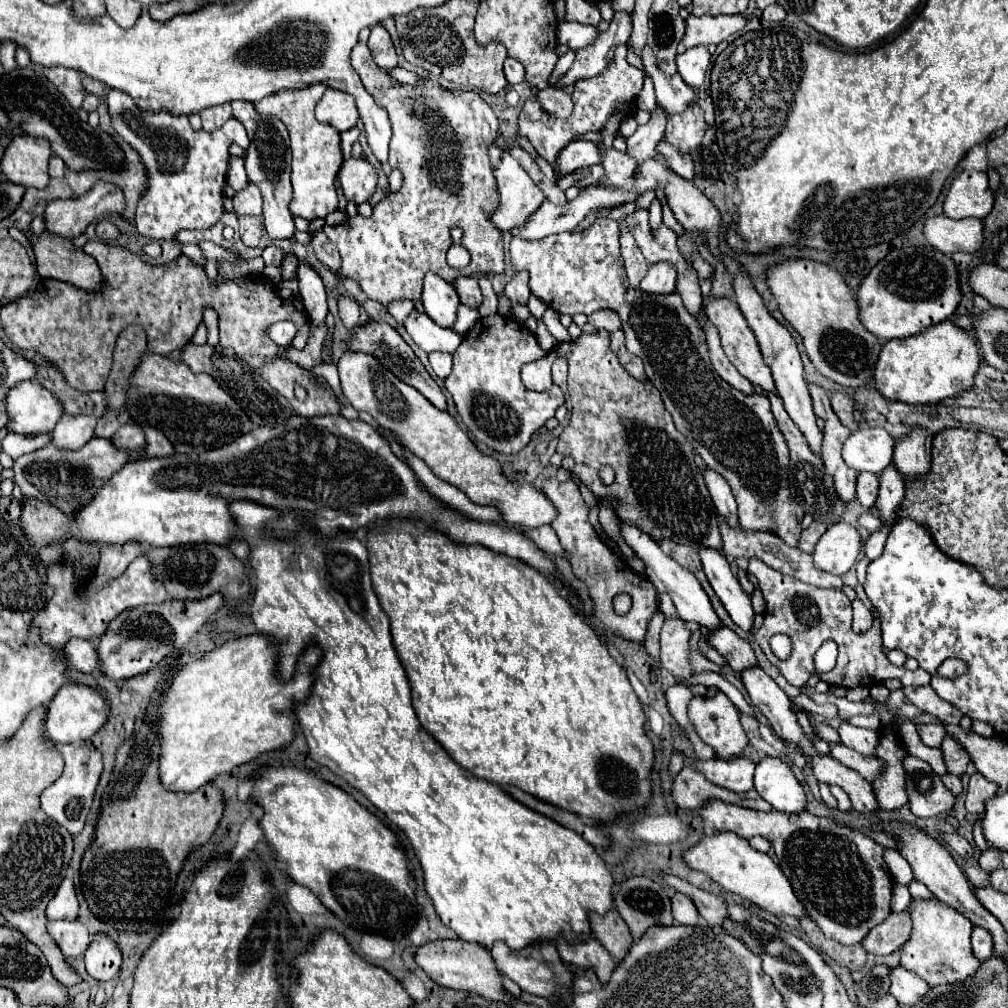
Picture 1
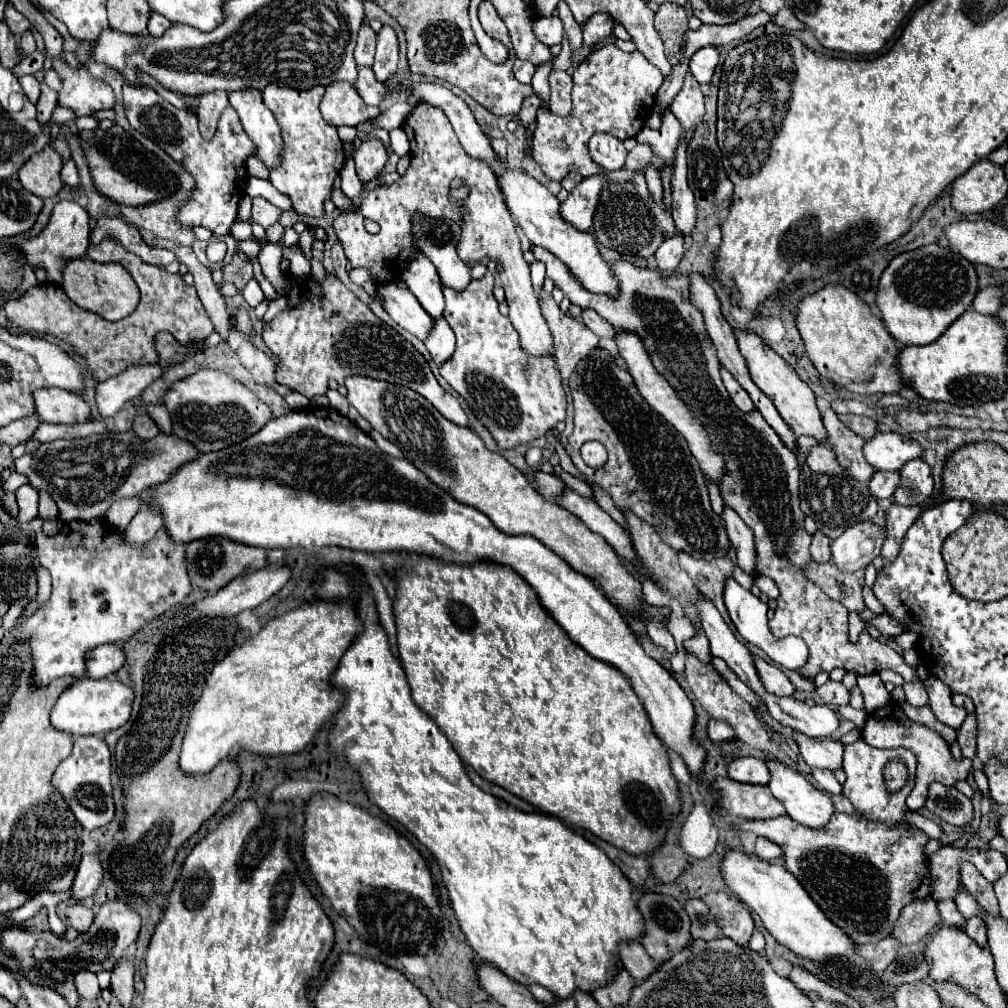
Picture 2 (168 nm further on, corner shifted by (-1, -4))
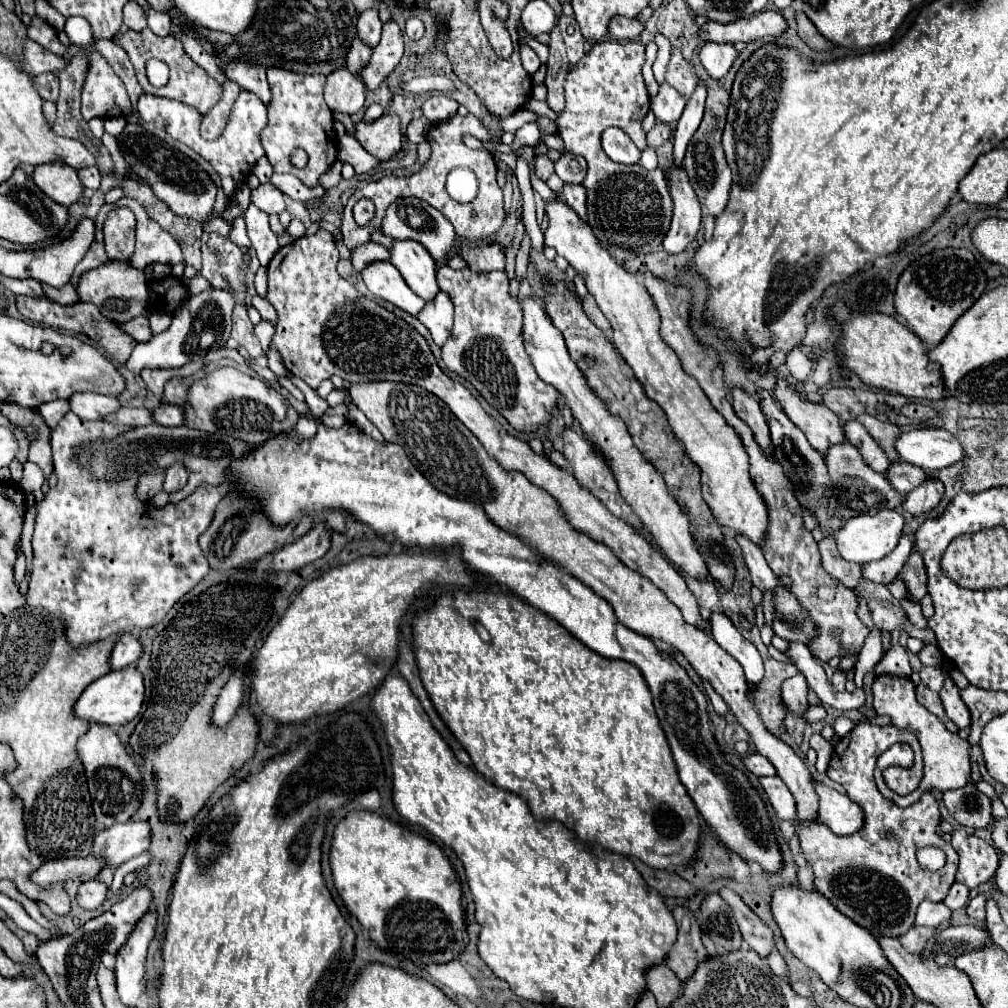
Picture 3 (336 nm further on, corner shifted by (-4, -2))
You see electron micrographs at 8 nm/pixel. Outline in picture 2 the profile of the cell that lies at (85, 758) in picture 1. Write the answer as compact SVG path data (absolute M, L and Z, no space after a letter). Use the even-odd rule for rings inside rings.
M75 737L73 739L73 753L57 767L53 773L51 785L59 797L65 799L69 811L75 815L83 829L97 829L107 825L113 819L115 805L111 797L111 753L103 737Z

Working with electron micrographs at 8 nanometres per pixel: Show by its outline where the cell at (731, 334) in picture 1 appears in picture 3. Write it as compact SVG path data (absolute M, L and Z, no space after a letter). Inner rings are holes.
M784 379L778 381L774 393L782 403L784 413L792 419L792 423L796 423L796 427L804 431L810 445L822 455L826 455L828 447L846 441L840 419L830 409L820 403L808 401L802 393L794 391Z

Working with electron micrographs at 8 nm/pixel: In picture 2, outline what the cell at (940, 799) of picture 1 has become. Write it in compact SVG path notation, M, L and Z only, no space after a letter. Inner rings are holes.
M941 783L929 785L925 807L955 827L967 825L973 817L971 799L965 797L963 793L959 793L957 789L941 785Z

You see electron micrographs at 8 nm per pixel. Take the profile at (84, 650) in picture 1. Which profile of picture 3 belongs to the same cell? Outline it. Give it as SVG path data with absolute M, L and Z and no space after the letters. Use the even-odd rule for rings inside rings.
M124 633L118 643L114 645L114 651L112 651L112 657L110 657L110 663L112 663L112 669L124 669L132 663L136 663L142 655L142 643L136 635L132 633Z

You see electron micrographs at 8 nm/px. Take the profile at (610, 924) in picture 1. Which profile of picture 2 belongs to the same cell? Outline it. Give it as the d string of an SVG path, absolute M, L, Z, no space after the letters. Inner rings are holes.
M621 941L619 959L637 983L643 981L643 977L649 977L649 973L657 969L657 963L645 953L645 949L639 941Z

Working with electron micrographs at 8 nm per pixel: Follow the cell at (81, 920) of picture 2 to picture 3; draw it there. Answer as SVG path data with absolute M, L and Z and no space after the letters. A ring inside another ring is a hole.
M88 879L86 883L80 883L76 899L82 909L96 909L104 903L106 893L108 893L108 887L104 883L100 883L96 879Z

